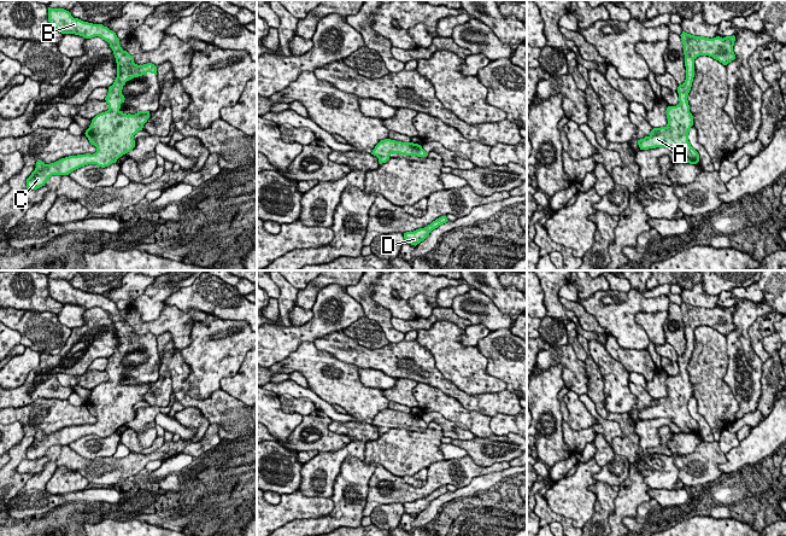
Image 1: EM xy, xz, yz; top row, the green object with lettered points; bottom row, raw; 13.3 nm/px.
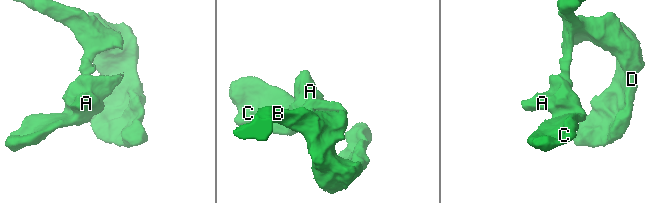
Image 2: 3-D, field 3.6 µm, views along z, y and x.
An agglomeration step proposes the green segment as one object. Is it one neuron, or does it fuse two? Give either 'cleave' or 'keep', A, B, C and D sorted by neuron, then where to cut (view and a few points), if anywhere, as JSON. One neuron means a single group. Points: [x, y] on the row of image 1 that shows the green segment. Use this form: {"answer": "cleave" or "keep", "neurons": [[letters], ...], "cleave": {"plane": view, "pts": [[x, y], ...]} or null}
{"answer": "keep", "neurons": [["A", "B", "C", "D"]], "cleave": null}

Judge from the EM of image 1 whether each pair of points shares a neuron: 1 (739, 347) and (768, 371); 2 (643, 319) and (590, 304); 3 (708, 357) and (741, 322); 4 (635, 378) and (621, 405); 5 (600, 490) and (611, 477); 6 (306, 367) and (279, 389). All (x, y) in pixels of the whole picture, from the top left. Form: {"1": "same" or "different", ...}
{"1": "different", "2": "different", "3": "different", "4": "different", "5": "different", "6": "different"}

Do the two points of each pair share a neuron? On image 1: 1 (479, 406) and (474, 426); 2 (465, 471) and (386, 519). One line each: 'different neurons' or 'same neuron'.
1: different neurons
2: different neurons

